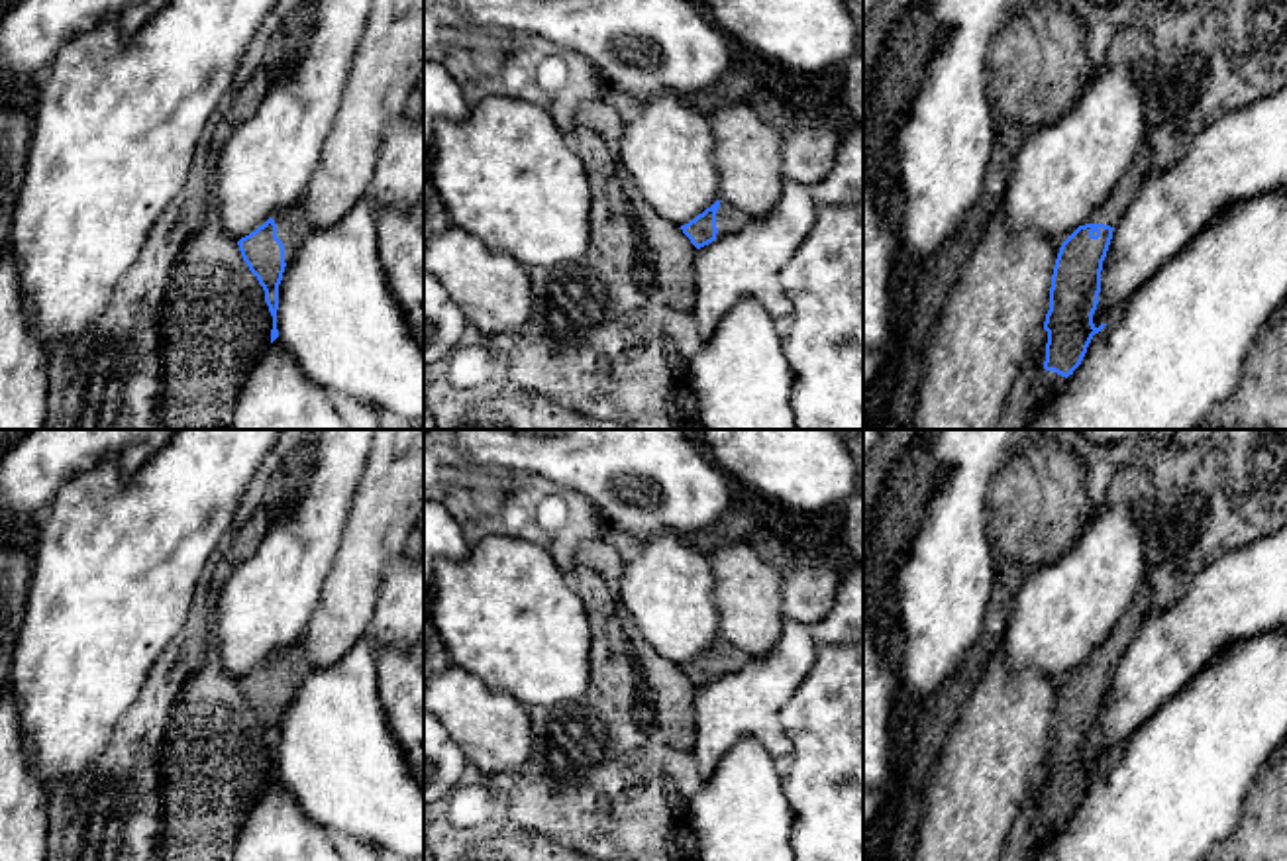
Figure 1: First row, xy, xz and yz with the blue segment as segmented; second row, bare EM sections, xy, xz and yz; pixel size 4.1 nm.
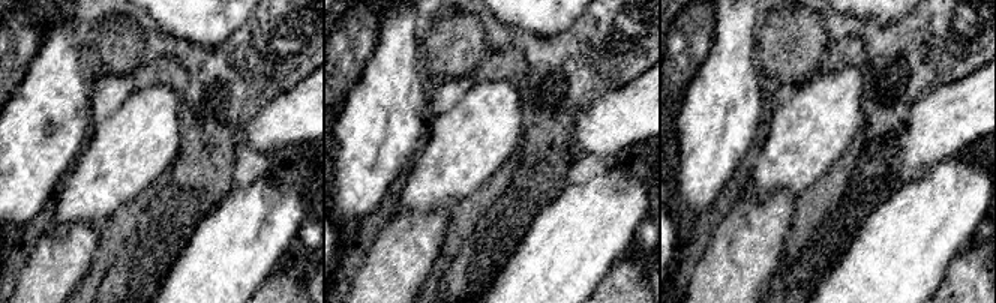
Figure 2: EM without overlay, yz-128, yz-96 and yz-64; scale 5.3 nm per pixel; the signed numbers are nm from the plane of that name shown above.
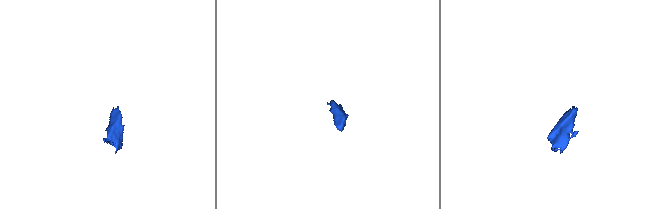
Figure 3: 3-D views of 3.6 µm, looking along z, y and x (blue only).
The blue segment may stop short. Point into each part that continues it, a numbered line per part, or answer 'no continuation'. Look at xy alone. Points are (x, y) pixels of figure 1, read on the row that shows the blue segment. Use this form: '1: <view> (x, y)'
1: xy (293, 226)

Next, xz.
1: xz (728, 218)

